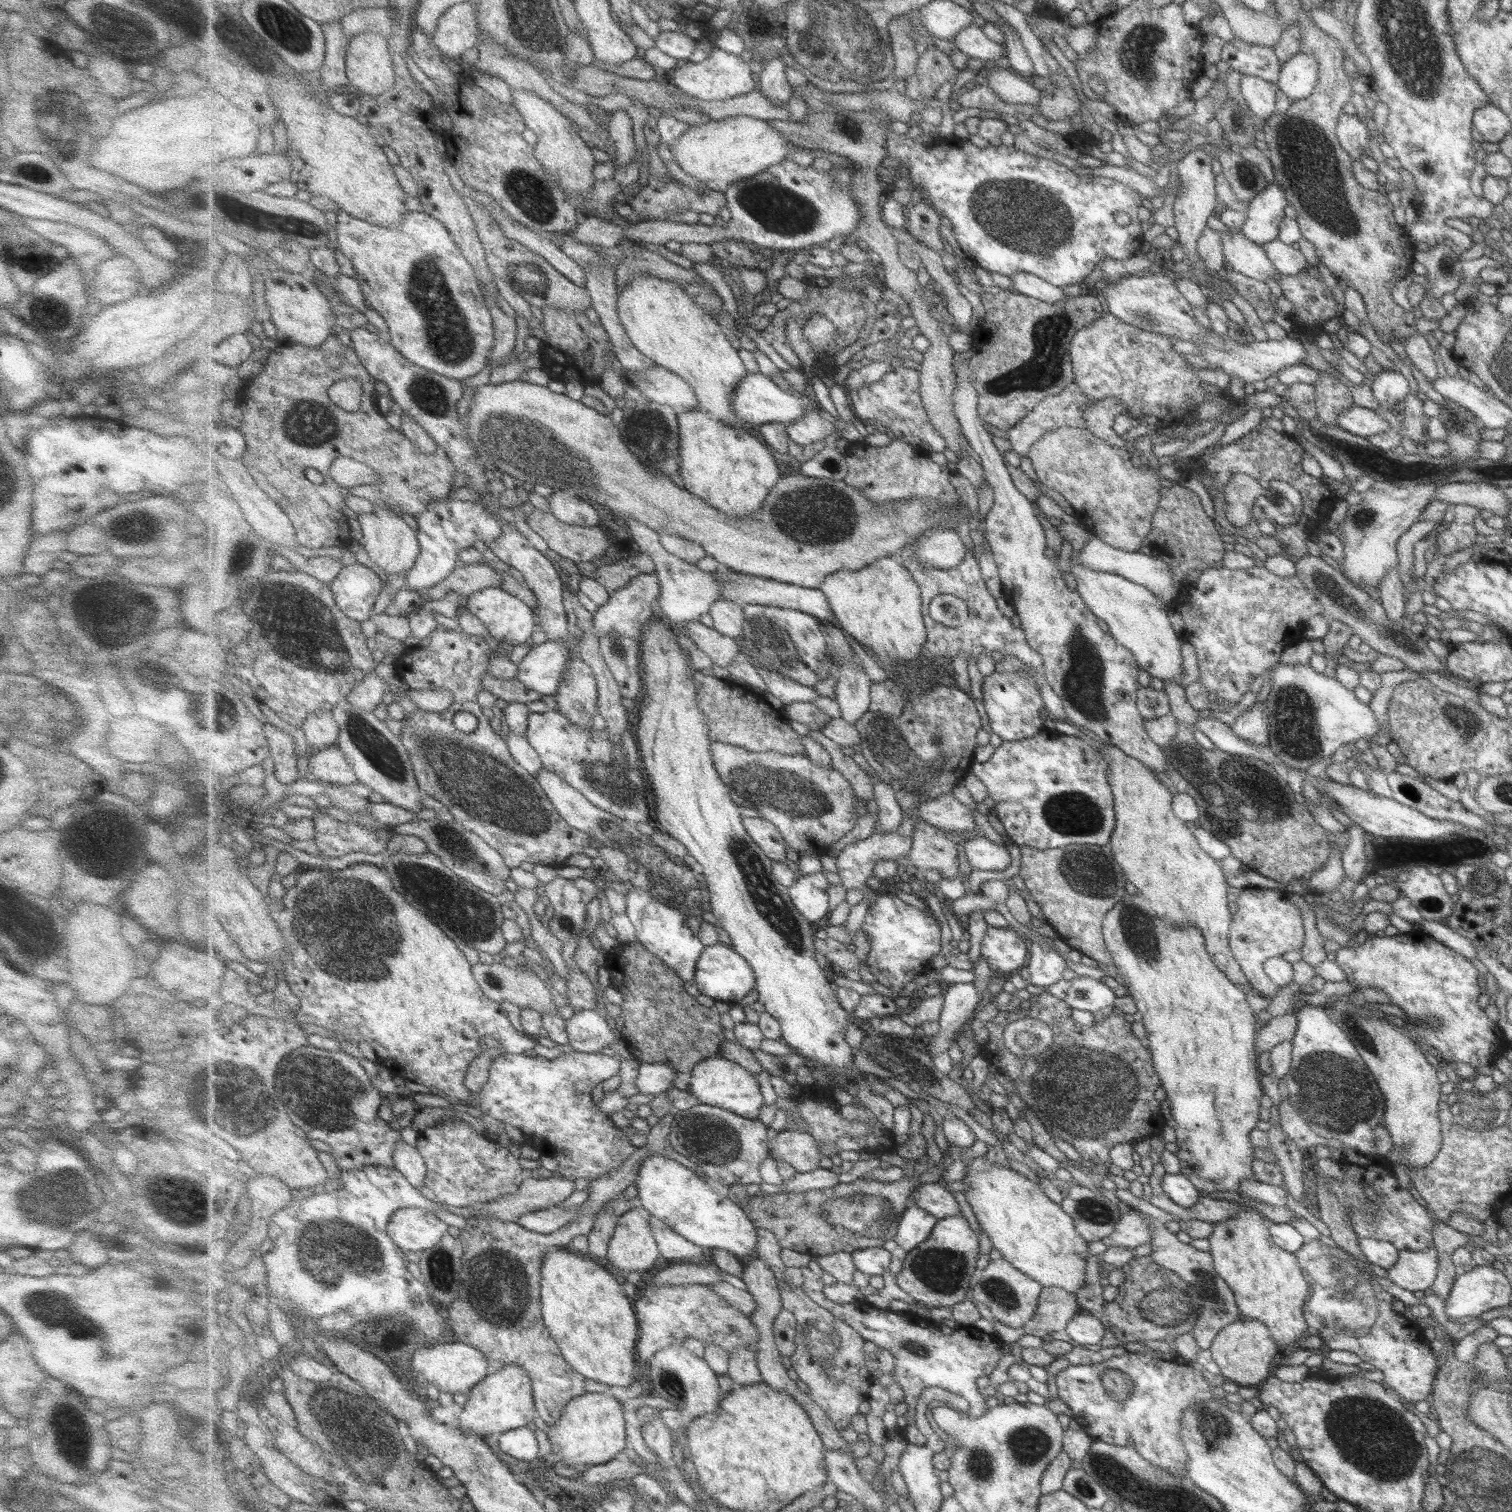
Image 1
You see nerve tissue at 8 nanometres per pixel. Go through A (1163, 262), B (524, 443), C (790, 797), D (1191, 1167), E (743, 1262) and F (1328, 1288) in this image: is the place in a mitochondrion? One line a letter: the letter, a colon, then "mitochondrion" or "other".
A: other
B: mitochondrion
C: mitochondrion
D: other
E: other
F: mitochondrion

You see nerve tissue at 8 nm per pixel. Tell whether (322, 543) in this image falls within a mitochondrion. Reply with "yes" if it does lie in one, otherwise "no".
no

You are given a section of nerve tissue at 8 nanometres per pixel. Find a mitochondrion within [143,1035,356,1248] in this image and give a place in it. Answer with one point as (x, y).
(248, 1082)

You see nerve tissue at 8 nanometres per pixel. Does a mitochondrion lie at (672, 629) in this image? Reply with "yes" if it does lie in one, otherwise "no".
no

